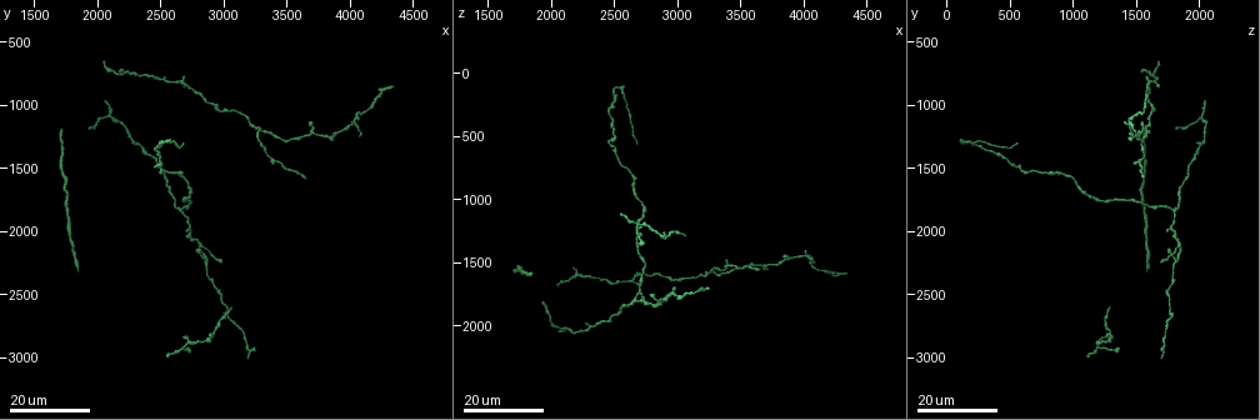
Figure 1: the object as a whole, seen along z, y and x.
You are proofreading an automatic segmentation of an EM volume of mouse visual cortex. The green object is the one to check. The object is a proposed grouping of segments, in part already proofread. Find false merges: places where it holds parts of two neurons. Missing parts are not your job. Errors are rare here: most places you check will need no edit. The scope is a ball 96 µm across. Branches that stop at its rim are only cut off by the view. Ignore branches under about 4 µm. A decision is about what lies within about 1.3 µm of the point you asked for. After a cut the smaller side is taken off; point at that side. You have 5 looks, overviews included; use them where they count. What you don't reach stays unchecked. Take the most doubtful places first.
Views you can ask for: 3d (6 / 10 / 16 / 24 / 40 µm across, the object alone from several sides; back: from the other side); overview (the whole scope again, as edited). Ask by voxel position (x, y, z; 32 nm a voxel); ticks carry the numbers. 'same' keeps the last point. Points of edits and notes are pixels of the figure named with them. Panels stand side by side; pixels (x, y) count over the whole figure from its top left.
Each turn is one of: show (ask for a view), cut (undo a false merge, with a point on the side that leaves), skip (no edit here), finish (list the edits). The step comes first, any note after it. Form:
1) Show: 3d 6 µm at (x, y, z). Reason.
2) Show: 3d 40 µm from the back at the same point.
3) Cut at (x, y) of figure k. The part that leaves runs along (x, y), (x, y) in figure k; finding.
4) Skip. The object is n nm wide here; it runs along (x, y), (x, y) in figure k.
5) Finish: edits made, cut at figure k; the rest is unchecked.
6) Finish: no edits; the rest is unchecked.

Show: 3d 24 µm at (4060, 1140, 1460). Four arms meet.

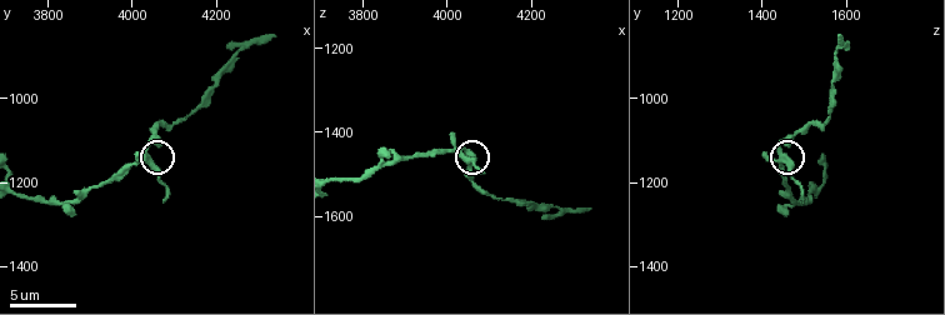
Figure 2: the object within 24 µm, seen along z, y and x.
Show: 3d 10 µm at (4030, 1140, 1460).

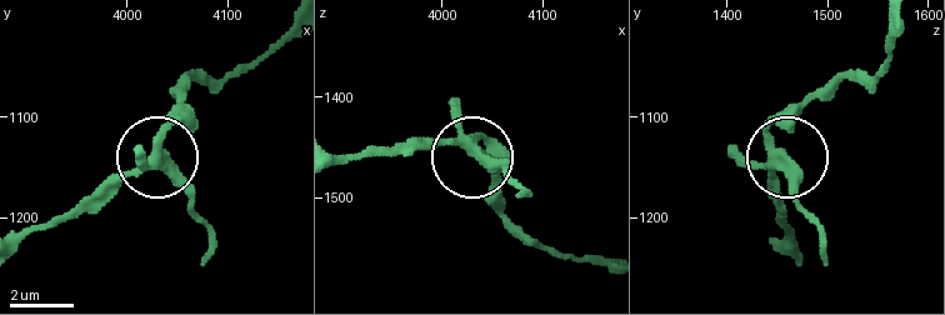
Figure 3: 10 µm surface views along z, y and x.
Cut at (136, 149) of figure 3. The object is 320 nm wide here; the part that leaves runs along (159, 165), (205, 228), (203, 265) in figure 3; two neurons meet here.

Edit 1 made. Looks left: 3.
Show: 3d 16 µm at (2820, 2120, 1820). Side arm on a straight run.

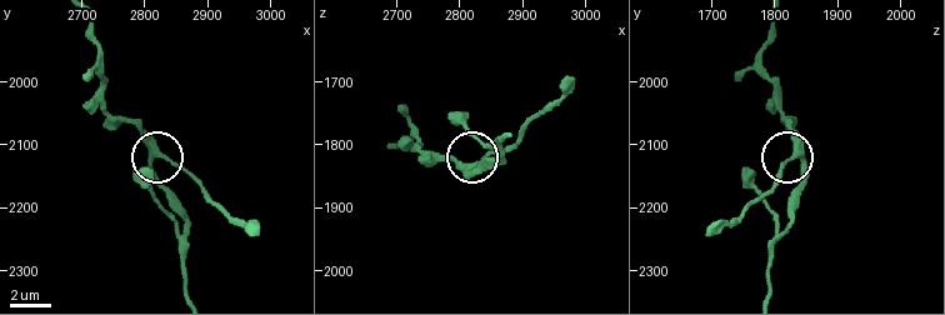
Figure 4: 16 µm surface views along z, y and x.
Show: 3d 6 µm at (2815, 2115, 1840). Closer look.

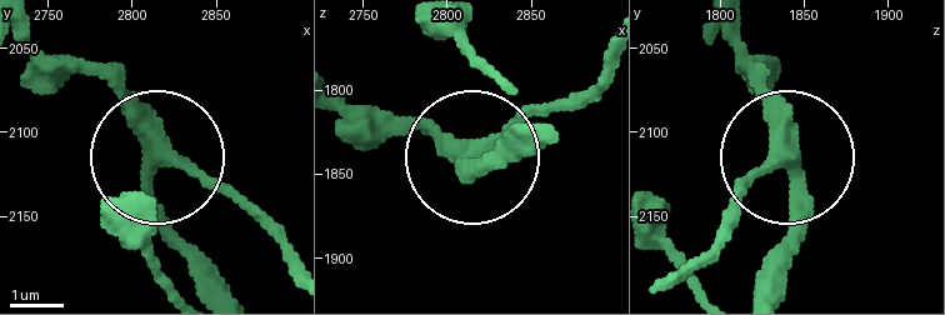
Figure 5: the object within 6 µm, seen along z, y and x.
Show: 3d 6 µm from the back at (2816, 2118, 1840).

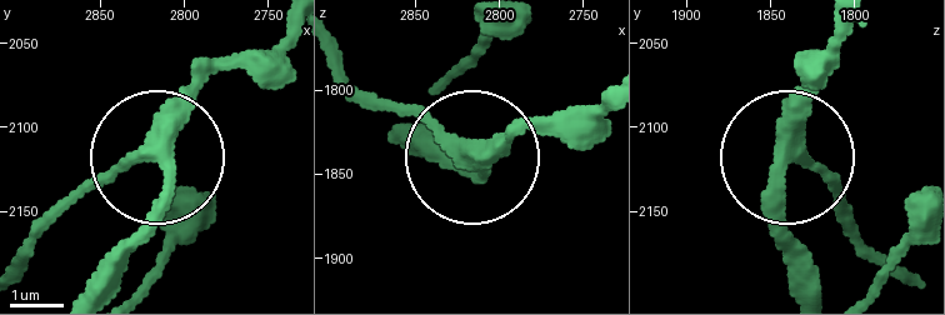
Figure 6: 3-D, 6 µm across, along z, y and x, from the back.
Skip. 3 arms meet here; it runs along (606, 96), (459, 150), (343, 74) in figure 6; one neuron here.

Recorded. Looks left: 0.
Finish: edits made, cut at figure 3; the rest is unchecked.

